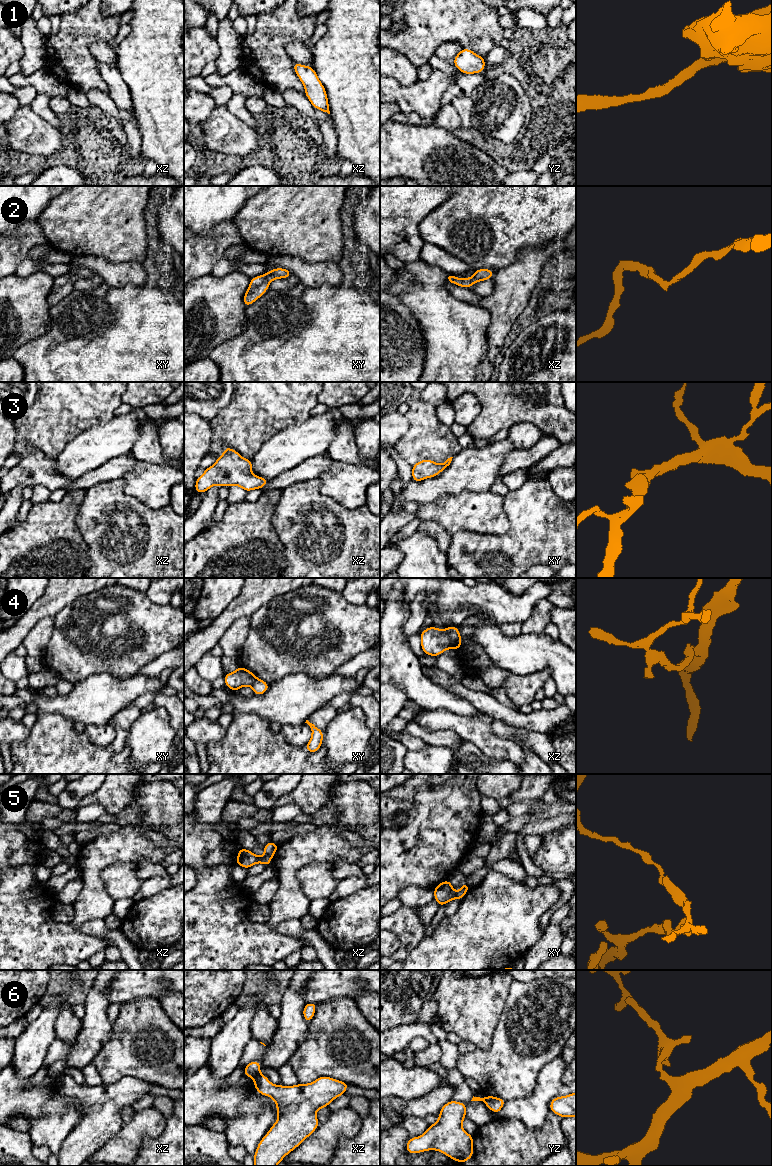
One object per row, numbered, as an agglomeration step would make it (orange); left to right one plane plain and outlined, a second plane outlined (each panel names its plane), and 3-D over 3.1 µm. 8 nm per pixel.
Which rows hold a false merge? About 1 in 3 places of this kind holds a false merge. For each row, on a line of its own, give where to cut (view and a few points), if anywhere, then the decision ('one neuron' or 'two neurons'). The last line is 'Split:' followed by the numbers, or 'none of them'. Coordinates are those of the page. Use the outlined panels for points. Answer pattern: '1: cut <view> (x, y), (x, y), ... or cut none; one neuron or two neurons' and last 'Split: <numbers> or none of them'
1: cut none; one neuron
2: cut none; one neuron
3: cut none; one neuron
4: cut xz (447, 627), (451, 648); two neurons
5: cut xz (265, 853), (271, 857); two neurons
6: cut xz (259, 1072), (253, 1077); two neurons
Split: 4, 5, 6

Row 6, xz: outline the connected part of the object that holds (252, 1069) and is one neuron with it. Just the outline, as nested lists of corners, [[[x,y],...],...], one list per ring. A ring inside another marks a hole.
[[[259,1061],[249,1062],[244,1068],[244,1076],[254,1078],[260,1073],[261,1064]]]

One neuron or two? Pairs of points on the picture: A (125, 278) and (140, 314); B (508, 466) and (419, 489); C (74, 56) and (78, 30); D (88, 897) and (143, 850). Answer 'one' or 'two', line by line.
A: two
B: two
C: one
D: one

